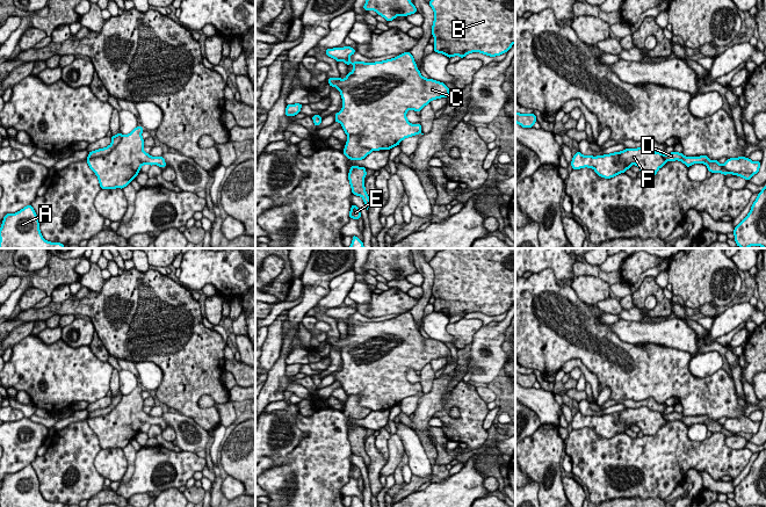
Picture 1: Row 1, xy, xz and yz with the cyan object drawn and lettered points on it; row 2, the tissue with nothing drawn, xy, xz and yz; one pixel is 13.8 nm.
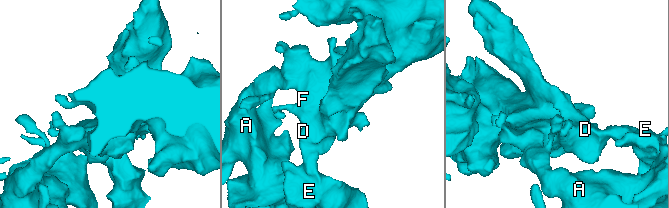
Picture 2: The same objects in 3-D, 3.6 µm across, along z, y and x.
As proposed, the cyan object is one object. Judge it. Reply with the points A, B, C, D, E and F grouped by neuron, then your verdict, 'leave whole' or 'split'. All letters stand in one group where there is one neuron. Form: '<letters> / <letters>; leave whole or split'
A B C E F / D; split

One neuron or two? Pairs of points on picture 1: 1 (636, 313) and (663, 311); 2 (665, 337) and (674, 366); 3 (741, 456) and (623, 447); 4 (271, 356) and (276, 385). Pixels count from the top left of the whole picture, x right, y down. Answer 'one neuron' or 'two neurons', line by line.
1: two neurons
2: two neurons
3: one neuron
4: two neurons

